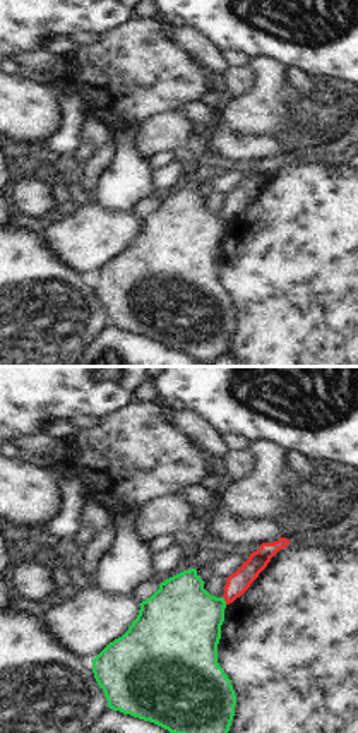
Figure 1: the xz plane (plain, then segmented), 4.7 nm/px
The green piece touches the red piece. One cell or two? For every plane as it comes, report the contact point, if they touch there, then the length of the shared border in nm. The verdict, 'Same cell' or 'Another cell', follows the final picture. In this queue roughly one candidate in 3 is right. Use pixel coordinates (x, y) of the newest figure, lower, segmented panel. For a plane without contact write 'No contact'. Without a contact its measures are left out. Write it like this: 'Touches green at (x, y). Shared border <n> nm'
Touches green at (223, 600). Shared border 40 nm

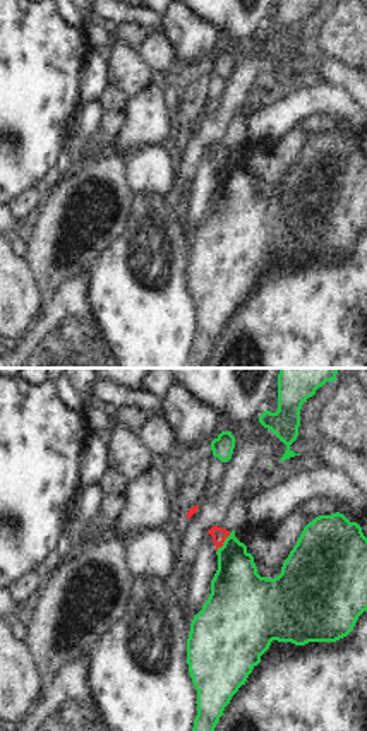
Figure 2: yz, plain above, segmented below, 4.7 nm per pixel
Touches green at (223, 543). Shared border 120 nm

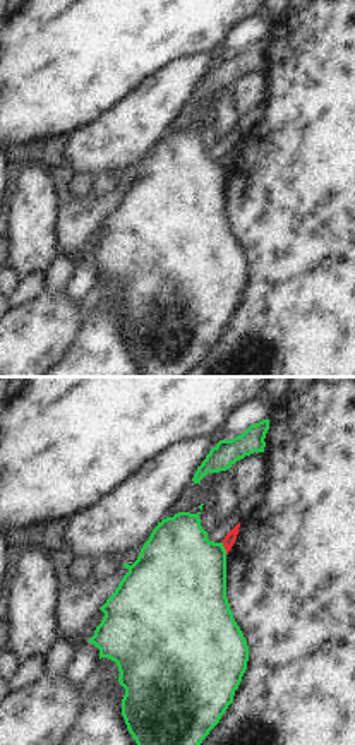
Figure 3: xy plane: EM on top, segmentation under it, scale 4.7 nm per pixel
Touches green at (223, 548). Shared border 60 nm

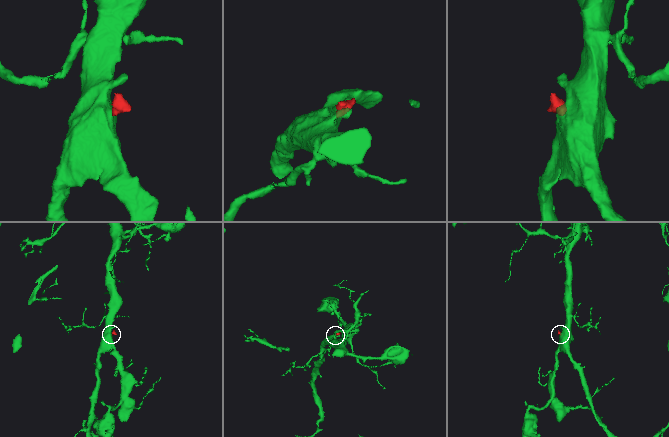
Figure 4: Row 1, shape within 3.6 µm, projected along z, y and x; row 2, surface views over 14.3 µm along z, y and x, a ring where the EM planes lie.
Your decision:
Another cell

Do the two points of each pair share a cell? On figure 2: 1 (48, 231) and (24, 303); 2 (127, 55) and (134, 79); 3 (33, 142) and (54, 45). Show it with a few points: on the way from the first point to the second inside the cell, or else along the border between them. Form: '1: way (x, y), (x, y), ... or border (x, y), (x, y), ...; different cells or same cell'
1: border (24, 257), (45, 298); different cells
2: way (127, 60), (134, 74); same cell
3: way (33, 118), (33, 69); same cell

